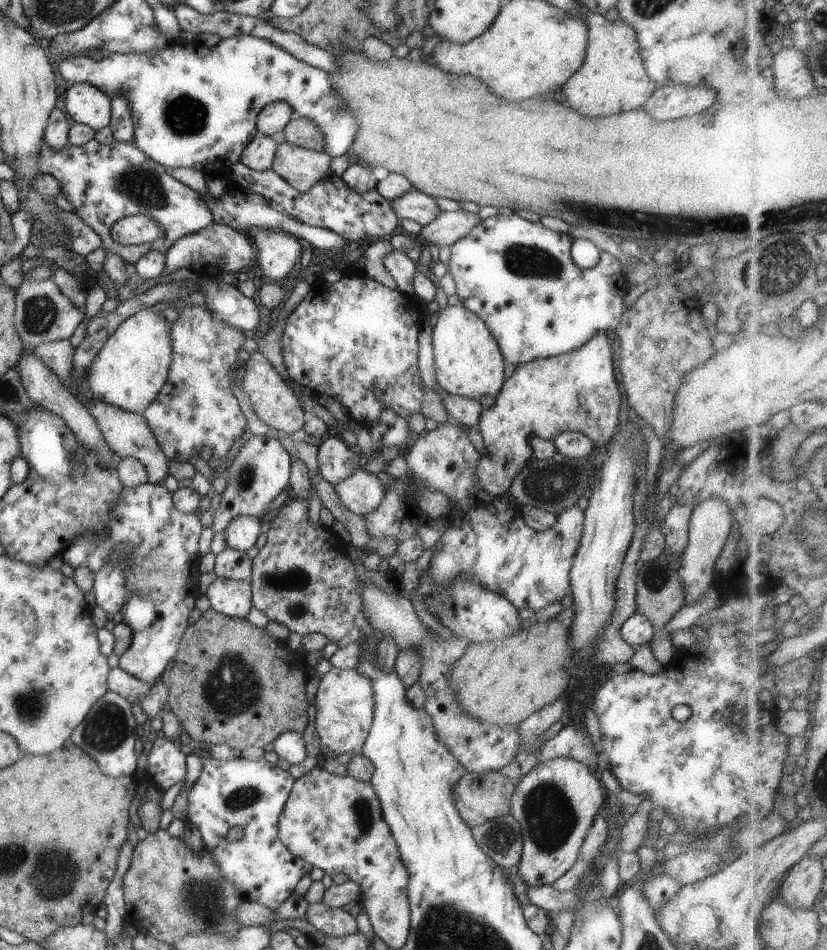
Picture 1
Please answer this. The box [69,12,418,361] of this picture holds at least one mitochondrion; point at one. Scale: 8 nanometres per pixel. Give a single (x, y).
(138, 183)

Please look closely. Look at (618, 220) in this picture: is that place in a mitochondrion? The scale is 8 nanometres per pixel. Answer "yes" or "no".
yes

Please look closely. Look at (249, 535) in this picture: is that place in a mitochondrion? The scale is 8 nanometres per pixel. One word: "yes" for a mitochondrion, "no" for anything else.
no

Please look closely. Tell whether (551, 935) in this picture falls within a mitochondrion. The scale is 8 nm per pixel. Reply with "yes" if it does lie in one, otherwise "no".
no

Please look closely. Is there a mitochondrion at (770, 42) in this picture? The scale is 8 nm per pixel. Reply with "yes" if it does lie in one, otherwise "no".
no

